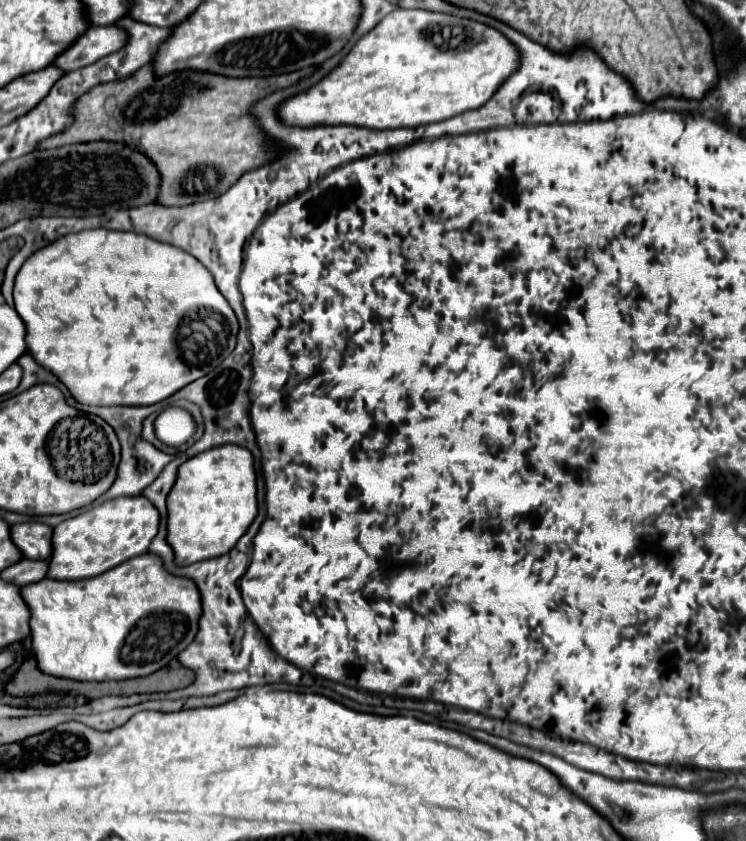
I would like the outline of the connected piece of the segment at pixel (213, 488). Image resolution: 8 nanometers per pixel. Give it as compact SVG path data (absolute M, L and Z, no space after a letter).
M228 444L200 452L198 456L190 458L180 466L178 478L168 494L166 504L168 504L168 544L174 548L176 564L186 566L230 552L258 514L256 472L250 450L244 450L244 446Z

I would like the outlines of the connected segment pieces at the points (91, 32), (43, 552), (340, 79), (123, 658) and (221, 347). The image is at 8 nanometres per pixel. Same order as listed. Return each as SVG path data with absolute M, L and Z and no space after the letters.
M90 26L84 38L78 38L60 58L56 58L56 68L72 72L84 68L124 46L126 34L118 26Z
M24 522L12 526L12 542L30 560L48 560L52 556L52 526L42 522Z
M394 10L378 22L372 32L364 34L320 82L304 92L282 100L276 108L278 118L286 126L360 126L380 128L416 128L420 124L440 122L480 108L490 100L498 86L518 68L518 50L494 28L450 14L426 10Z
M148 552L100 578L80 582L56 582L44 578L22 588L24 602L32 608L32 648L38 668L50 676L70 680L126 680L148 676L174 660L196 636L202 602L196 582L184 576L168 574L164 562Z
M96 228L96 230L86 230L78 234L66 234L64 238L58 238L56 242L40 248L34 252L20 268L16 274L16 284L14 284L14 308L20 314L20 318L26 324L26 342L28 342L28 352L34 356L34 360L50 370L58 380L70 390L70 394L76 398L80 404L96 404L96 406L144 406L144 404L156 404L186 384L206 376L212 372L224 358L234 350L236 346L236 334L238 334L238 320L234 310L230 308L228 300L222 298L220 290L214 284L214 276L210 274L208 268L202 266L200 260L190 256L188 252L172 246L172 244L162 244L156 242L148 236L136 234L136 232L114 232L106 228Z

